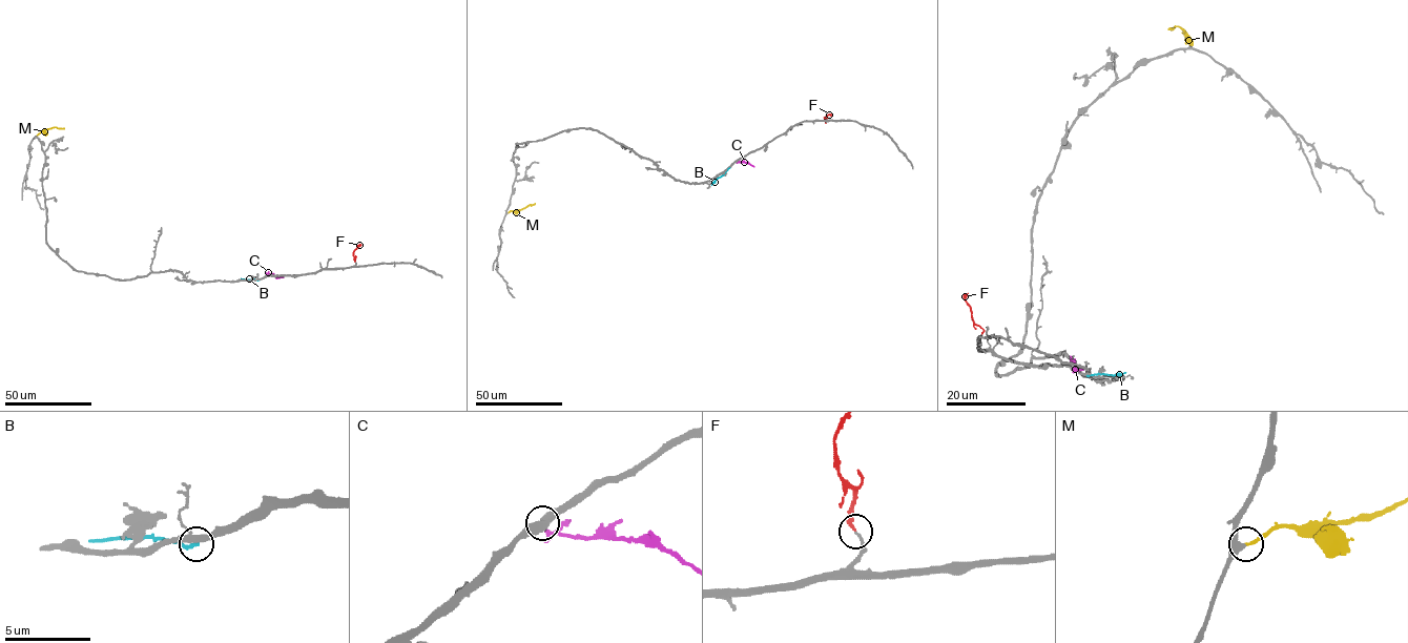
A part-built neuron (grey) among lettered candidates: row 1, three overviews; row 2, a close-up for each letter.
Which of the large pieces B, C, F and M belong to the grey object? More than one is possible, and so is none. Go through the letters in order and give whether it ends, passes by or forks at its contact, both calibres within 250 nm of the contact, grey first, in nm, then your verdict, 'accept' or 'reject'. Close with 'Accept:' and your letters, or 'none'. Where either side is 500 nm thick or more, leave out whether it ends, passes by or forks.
B: it ends; calibres 340 and 200 nm; reject
C: it passes by; calibres 320 and 140 nm; accept
F: it ends; calibres 140 and 180 nm; accept
M: it ends; calibres 320 and 160 nm; accept
Accept: C, F, M

